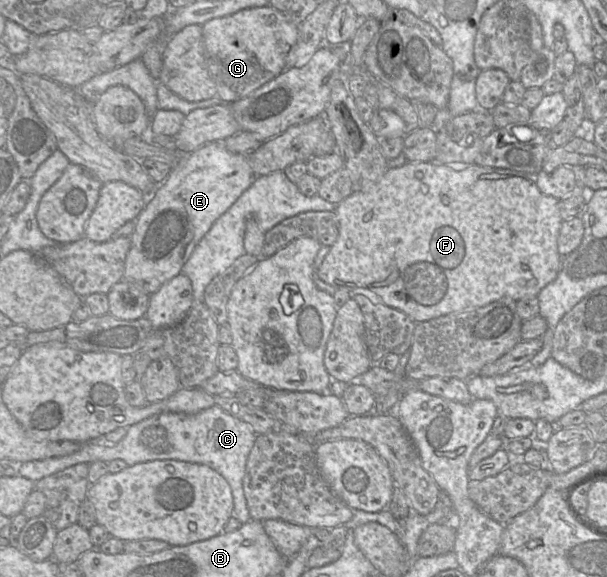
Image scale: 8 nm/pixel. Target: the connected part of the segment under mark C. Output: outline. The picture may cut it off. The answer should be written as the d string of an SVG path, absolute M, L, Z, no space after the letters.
M217 404L195 414L183 412L163 412L152 415L129 427L122 440L108 444L104 439L89 441L76 452L42 460L34 460L17 465L18 474L37 482L49 475L79 463L91 464L95 461L110 462L121 459L128 466L154 460L179 460L211 467L221 474L232 490L233 514L242 524L251 520L243 489L246 464L257 434L252 427Z

